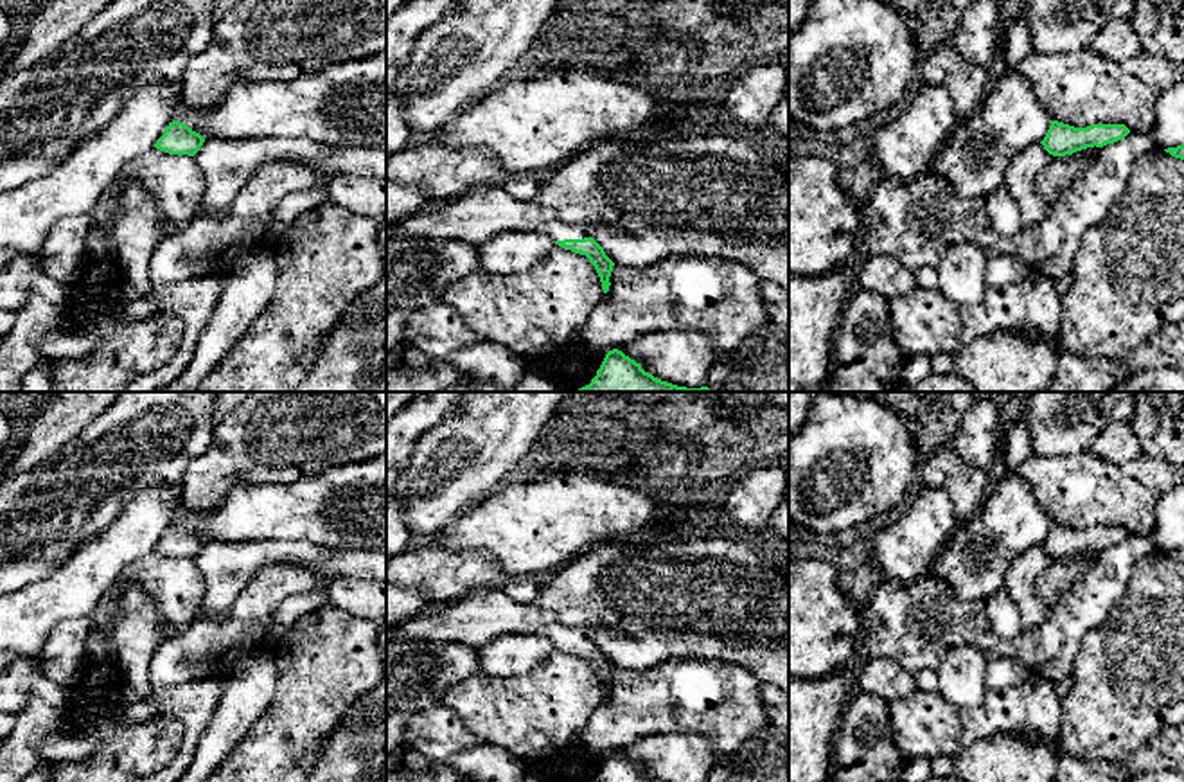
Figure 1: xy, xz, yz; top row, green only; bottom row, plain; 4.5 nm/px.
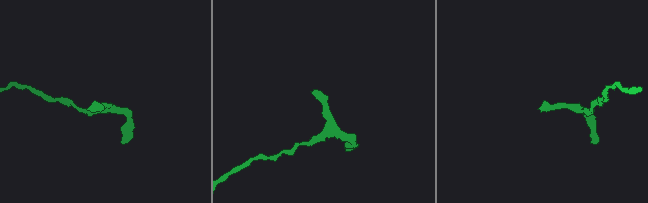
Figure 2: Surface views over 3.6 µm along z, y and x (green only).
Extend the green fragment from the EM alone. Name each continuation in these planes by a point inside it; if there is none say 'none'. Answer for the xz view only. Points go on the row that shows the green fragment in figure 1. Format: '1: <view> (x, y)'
1: xz (554, 231)

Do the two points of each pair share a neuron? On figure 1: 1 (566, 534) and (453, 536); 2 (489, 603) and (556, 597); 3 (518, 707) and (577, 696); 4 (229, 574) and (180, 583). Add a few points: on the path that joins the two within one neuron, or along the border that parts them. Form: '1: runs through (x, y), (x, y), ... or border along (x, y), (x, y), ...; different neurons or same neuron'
1: runs through (538, 534), (482, 534); same neuron
2: runs through (505, 613), (539, 613); same neuron
3: runs through (532, 707), (548, 707), (563, 696); same neuron
4: border along (191, 559), (203, 577), (203, 597), (194, 619); different neurons

